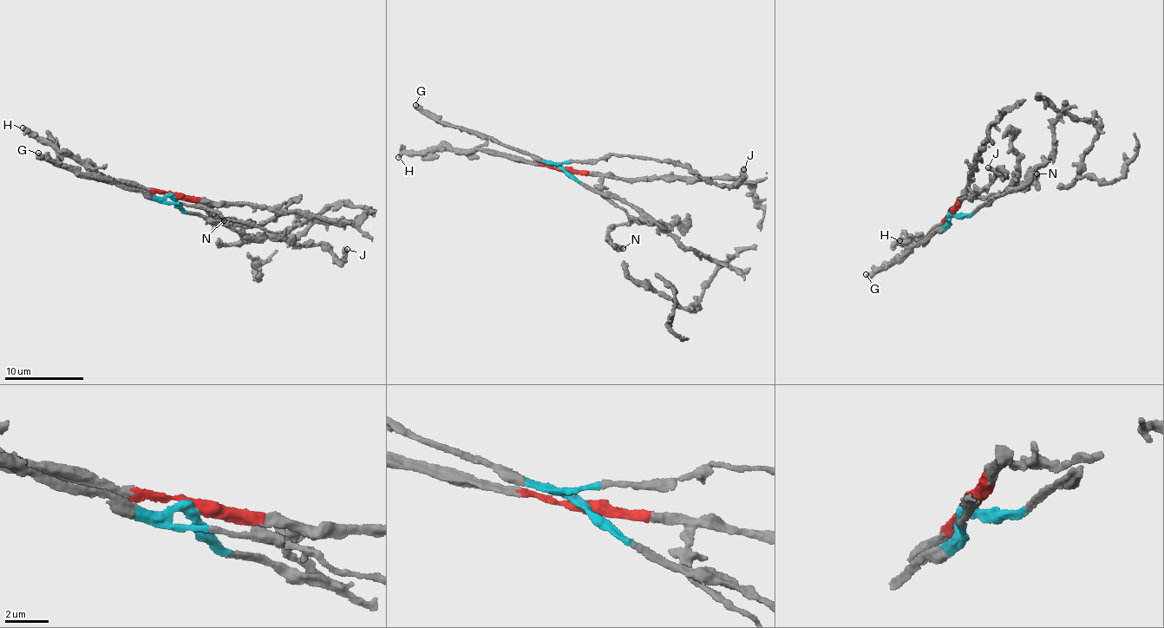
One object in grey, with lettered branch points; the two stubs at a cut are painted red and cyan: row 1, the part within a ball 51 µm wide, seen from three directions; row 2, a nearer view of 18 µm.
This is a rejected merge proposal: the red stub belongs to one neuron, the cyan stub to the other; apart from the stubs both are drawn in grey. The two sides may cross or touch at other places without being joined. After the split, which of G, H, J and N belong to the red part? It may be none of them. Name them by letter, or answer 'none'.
H, N

